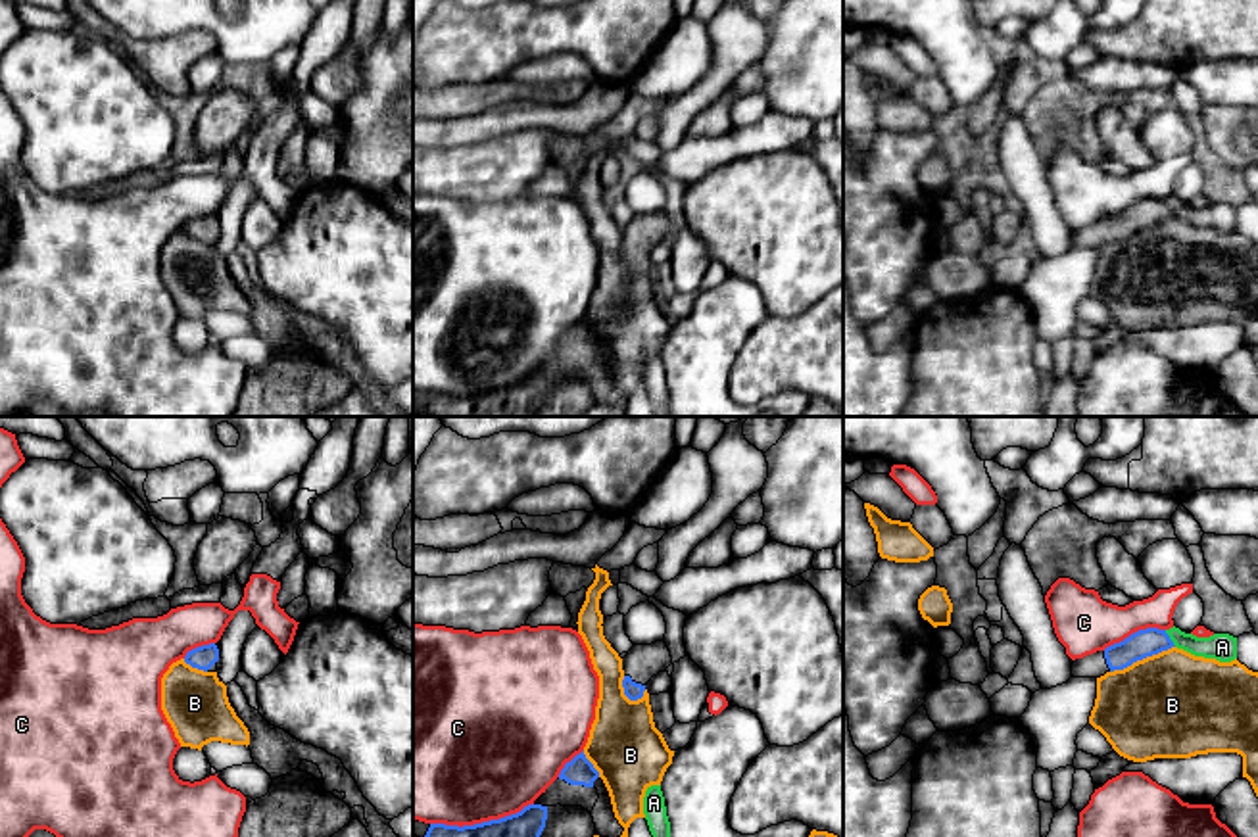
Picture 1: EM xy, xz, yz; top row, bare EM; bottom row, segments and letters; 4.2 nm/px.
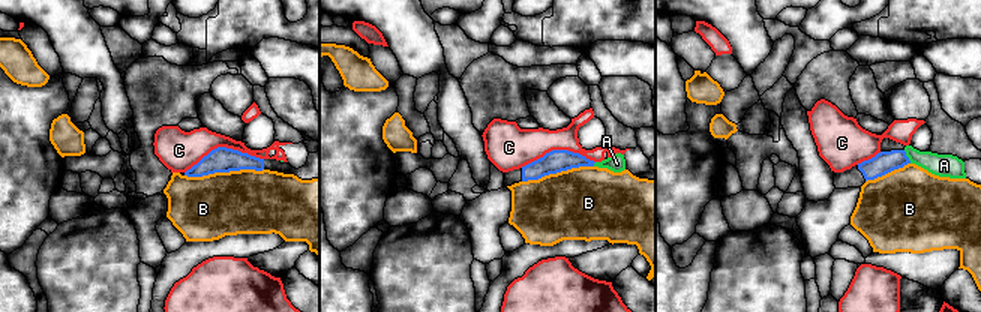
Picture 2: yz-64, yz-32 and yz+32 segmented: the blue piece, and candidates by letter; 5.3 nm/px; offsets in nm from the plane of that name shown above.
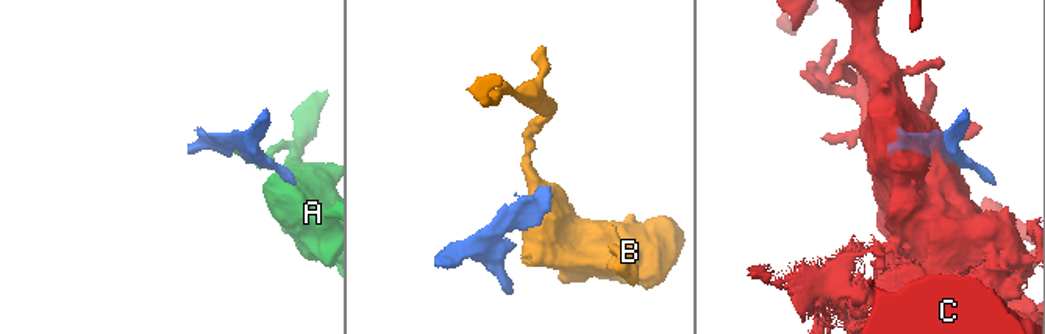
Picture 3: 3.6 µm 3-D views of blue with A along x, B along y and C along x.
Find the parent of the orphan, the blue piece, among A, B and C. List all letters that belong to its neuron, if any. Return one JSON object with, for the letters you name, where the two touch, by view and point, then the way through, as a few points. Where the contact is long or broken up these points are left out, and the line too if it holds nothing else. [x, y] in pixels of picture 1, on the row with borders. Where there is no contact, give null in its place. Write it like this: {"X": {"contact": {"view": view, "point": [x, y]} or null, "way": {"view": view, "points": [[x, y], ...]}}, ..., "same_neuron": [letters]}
{"same_neuron": []}

